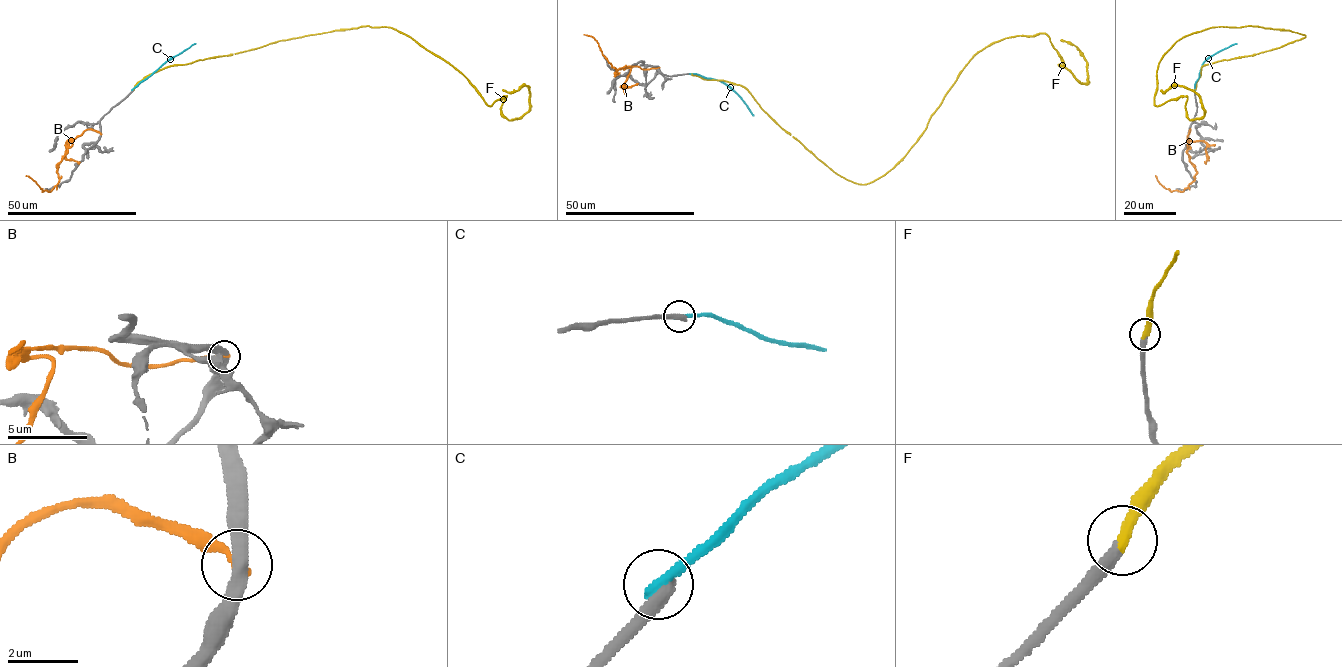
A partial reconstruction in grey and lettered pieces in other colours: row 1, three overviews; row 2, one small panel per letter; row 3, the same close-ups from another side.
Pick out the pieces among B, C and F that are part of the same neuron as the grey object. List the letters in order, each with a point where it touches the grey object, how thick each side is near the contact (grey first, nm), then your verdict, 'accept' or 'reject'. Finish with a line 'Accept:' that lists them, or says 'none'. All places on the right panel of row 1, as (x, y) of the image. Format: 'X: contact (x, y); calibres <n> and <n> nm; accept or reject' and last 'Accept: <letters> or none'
B: contact (1189, 133); calibres 360 and 240 nm; reject
C: contact (1195, 89); calibres 420 and 320 nm; reject
F: contact (1195, 88); calibres 360 and 360 nm; accept
Accept: F

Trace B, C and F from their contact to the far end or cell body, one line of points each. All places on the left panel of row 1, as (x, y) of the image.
B: (100, 133), (86, 129), (73, 140), (58, 164), (59, 182), (50, 191), (43, 191), (25, 175)
C: (132, 89), (195, 43)
F: (134, 89), (172, 65), (367, 26), (413, 39), (519, 118), (527, 86), (502, 89)

